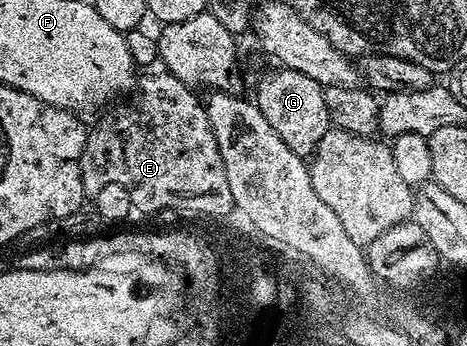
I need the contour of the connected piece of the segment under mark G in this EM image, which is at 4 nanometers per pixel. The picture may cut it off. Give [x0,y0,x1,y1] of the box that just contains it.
[255,66,331,158]

